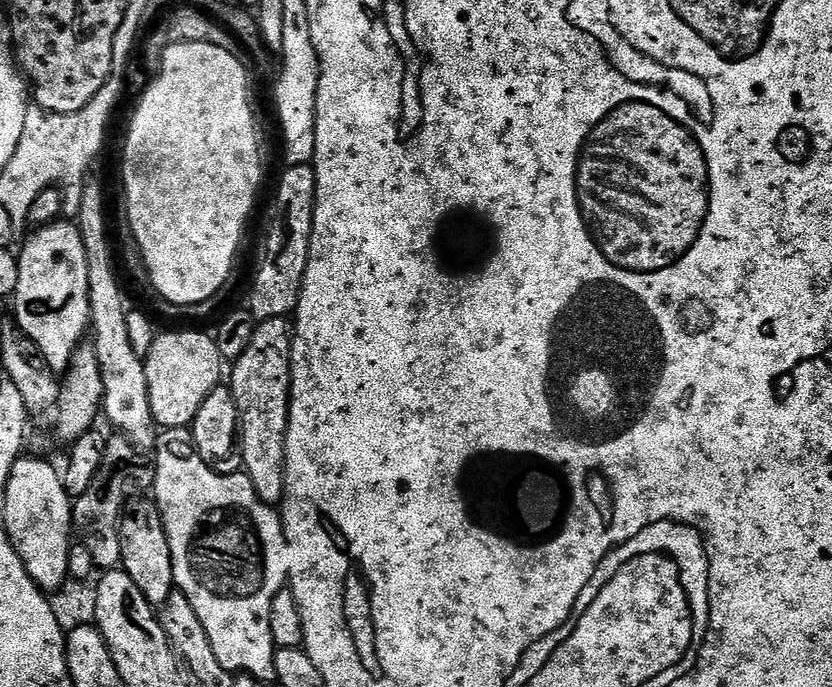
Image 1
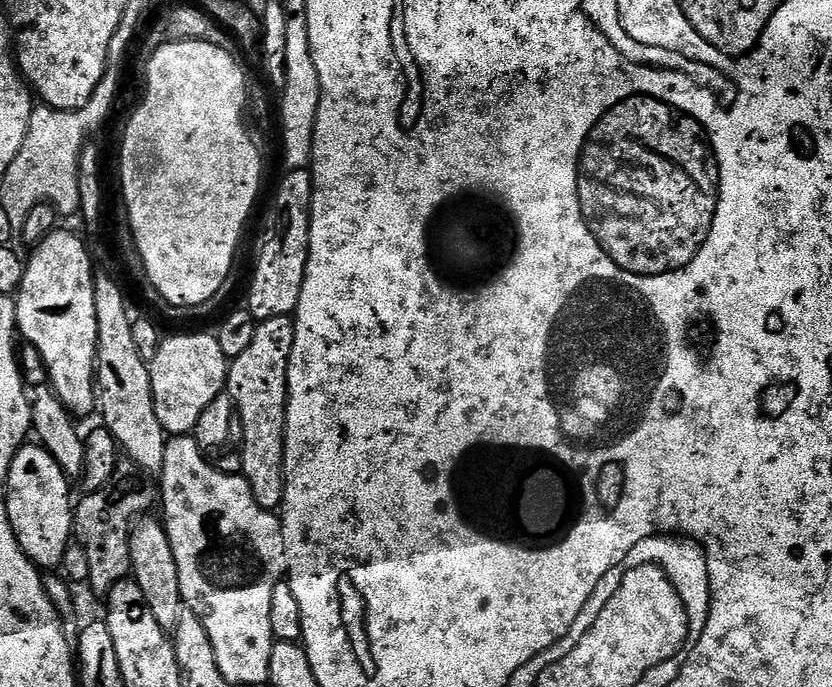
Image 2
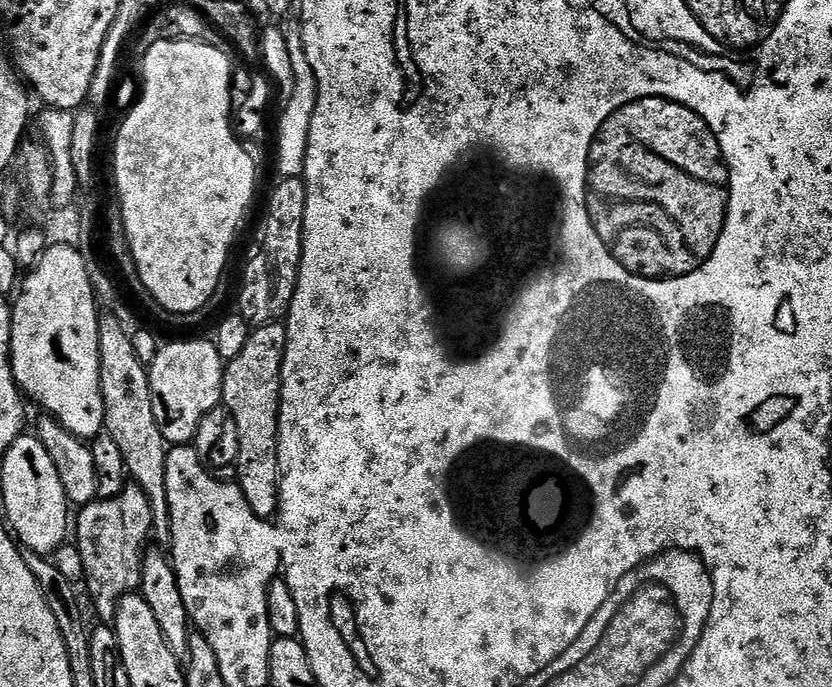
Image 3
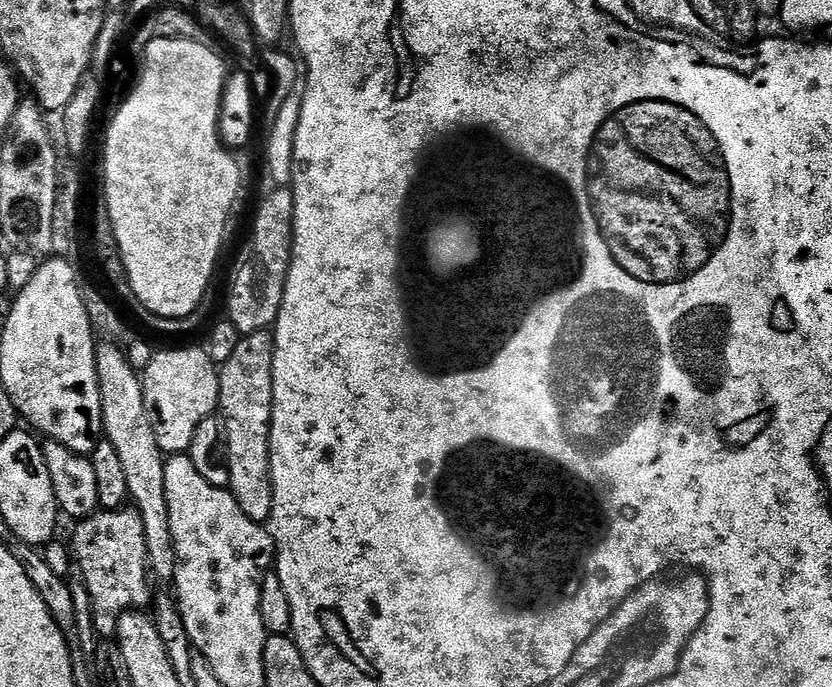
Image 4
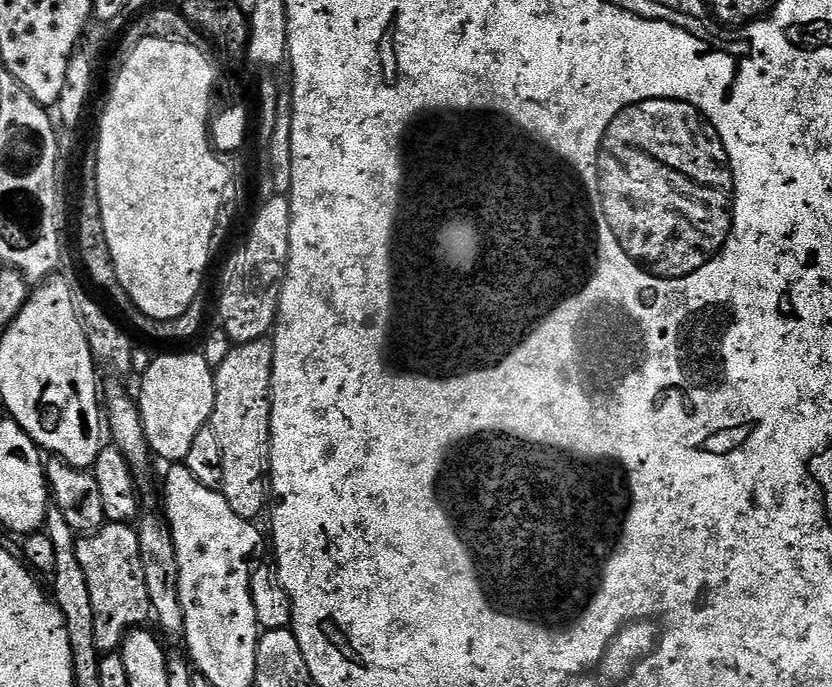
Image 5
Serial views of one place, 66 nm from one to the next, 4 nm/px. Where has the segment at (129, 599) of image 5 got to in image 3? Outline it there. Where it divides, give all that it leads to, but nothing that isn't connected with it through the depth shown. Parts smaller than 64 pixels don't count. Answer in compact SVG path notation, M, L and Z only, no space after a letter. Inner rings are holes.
M125 486L121 488L120 493L116 495L114 498L106 498L105 500L101 500L99 498L92 500L89 504L83 505L79 509L80 512L75 513L74 516L74 543L76 548L82 554L82 566L84 567L84 579L83 583L85 585L88 584L88 596L92 599L92 604L96 607L96 612L101 616L101 621L104 622L112 622L115 621L116 618L116 608L120 605L120 600L123 596L133 595L139 589L140 586L140 571L142 570L142 566L144 565L144 554L146 551L146 545L144 543L147 542L148 536L150 540L150 533L152 532L152 511L150 510L148 499L146 498L143 490L141 488L135 486Z

